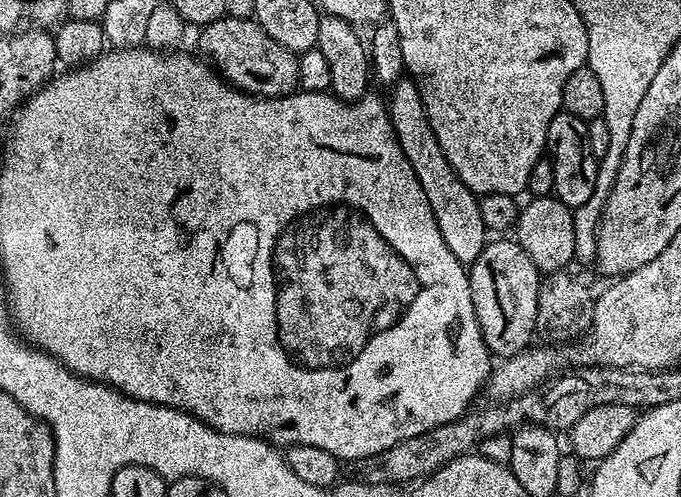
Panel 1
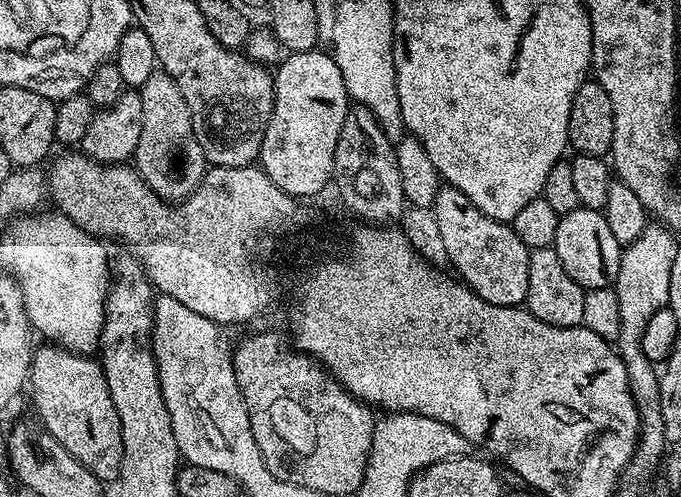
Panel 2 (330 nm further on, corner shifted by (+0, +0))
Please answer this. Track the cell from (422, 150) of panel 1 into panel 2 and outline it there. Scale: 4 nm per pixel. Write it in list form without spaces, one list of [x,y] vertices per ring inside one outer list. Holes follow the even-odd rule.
[[[444,184],[436,191],[430,215],[436,219],[436,232],[449,262],[456,267],[459,279],[478,294],[478,298],[494,306],[511,308],[527,301],[530,249],[518,234],[514,234],[511,223],[482,214],[482,210],[478,210],[478,206],[474,206],[474,202],[453,184]]]

